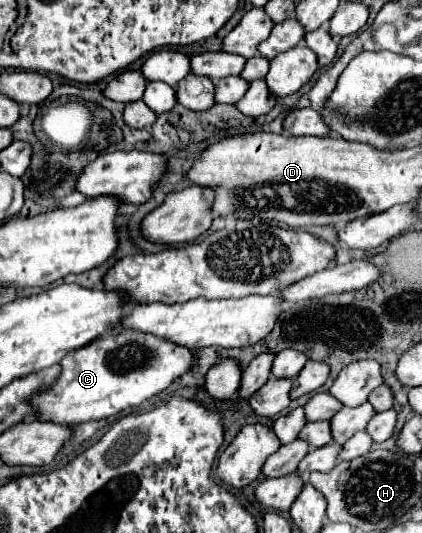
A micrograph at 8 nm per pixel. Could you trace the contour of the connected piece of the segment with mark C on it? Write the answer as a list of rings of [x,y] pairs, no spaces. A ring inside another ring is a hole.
[[[123,329],[111,337],[99,337],[99,341],[93,341],[75,353],[67,353],[61,365],[63,373],[59,381],[47,393],[35,397],[33,405],[39,411],[41,421],[79,425],[91,419],[107,419],[165,391],[195,365],[195,357],[187,347],[175,345],[163,337]]]

